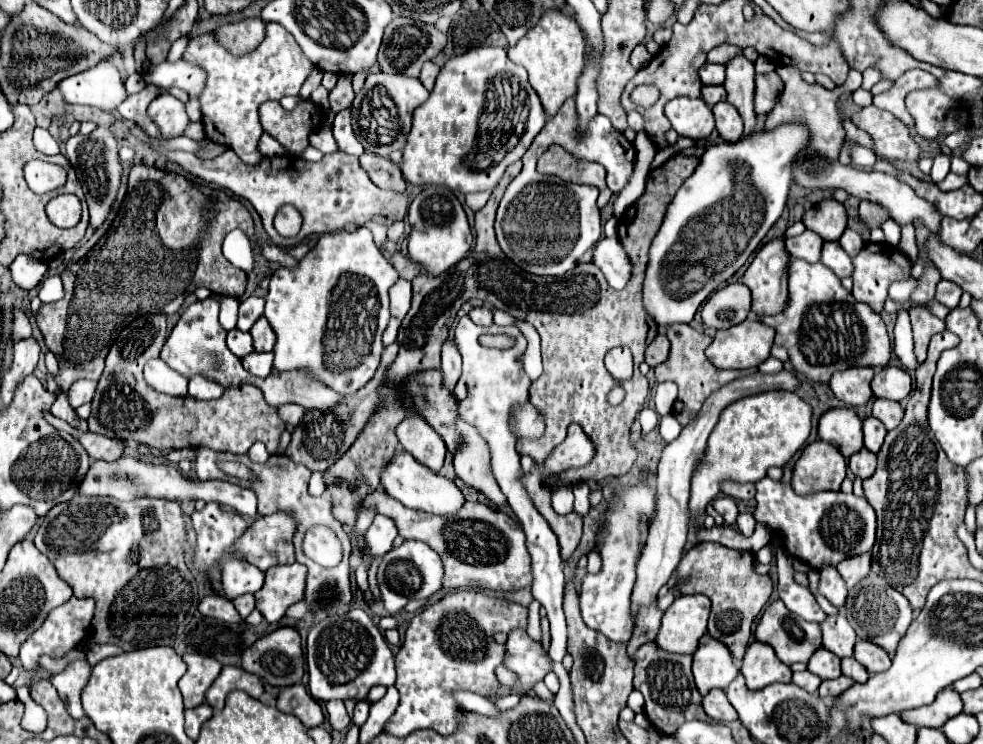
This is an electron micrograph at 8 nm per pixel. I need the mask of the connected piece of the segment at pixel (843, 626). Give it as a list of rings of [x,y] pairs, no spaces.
[[[828,615],[820,627],[824,633],[824,649],[832,651],[838,657],[852,657],[856,633],[844,615]]]

